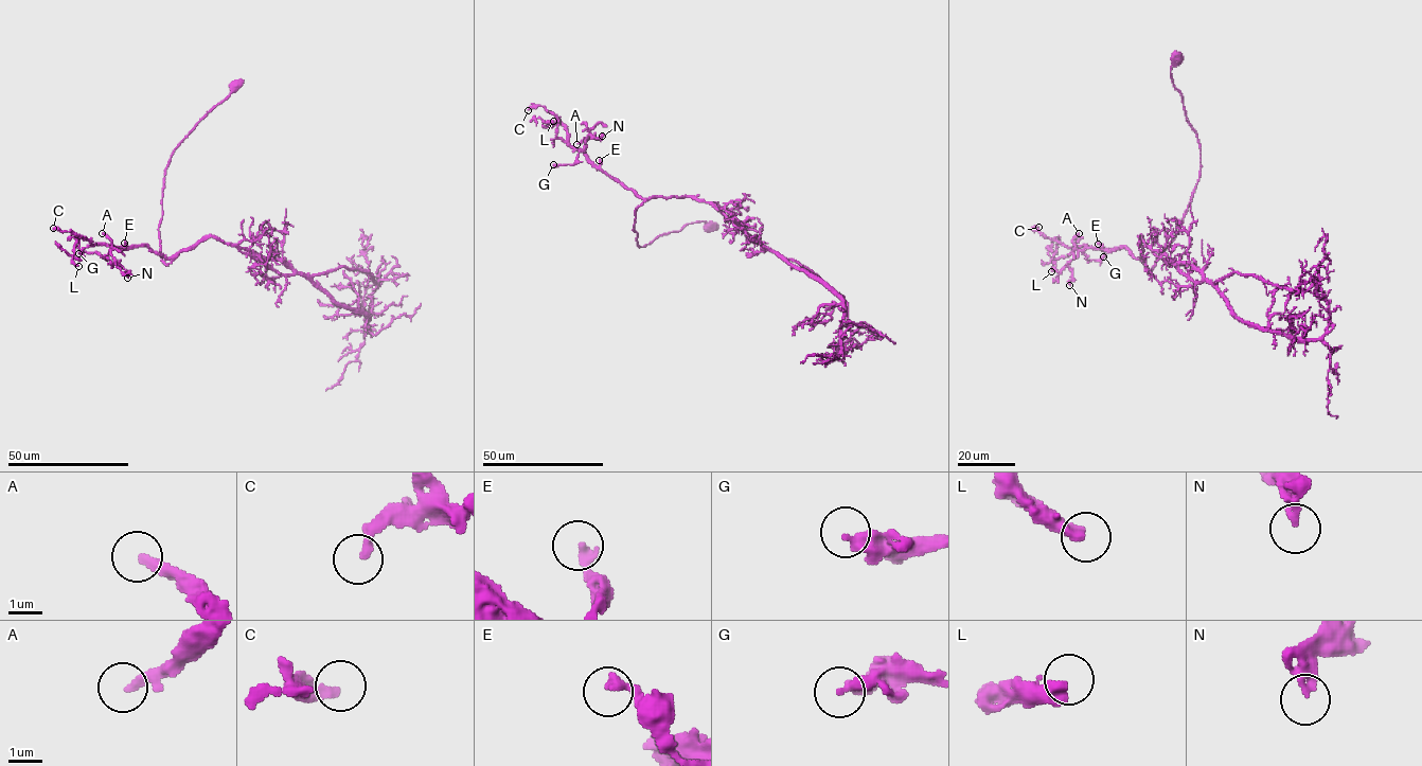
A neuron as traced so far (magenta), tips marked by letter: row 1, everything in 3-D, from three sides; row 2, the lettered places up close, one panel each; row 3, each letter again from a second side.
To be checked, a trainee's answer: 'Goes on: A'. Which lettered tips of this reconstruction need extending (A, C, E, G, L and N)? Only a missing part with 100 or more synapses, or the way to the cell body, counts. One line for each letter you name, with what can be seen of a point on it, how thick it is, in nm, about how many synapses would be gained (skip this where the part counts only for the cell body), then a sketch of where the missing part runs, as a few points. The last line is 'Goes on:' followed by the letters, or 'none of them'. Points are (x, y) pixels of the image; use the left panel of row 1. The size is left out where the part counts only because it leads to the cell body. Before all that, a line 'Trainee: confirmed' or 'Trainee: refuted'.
Trainee: confirmed
A: place (102, 233); calibre 280 nm; 110 synapses; course (102, 233), (89, 232), (92, 229), (101, 238)
Goes on: A

